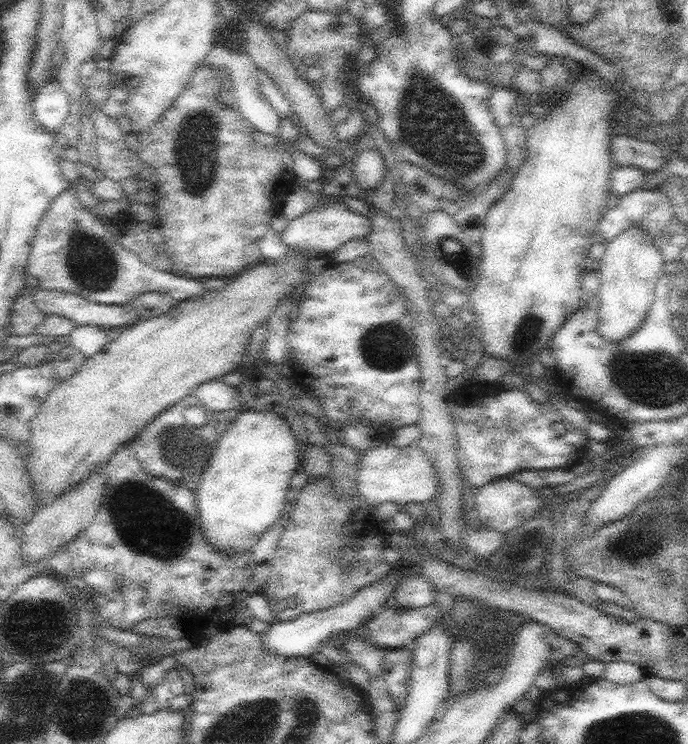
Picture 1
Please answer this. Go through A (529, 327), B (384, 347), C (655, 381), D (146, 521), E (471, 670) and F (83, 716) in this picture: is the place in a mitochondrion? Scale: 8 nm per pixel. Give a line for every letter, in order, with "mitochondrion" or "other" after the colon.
A: mitochondrion
B: mitochondrion
C: mitochondrion
D: mitochondrion
E: mitochondrion
F: mitochondrion

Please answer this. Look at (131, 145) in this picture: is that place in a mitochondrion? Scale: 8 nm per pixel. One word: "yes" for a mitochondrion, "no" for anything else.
no

